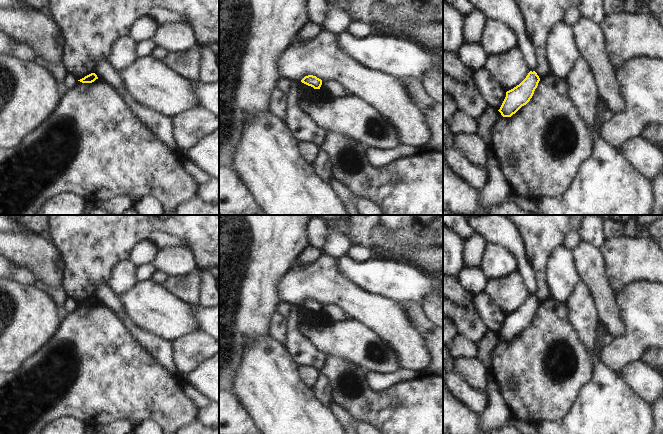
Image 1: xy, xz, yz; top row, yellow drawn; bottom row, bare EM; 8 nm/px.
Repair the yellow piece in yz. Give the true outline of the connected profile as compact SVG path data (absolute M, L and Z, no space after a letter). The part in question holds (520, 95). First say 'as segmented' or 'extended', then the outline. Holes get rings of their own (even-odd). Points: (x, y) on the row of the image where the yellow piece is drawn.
as segmented; M530 71L516 87L506 92L506 97L498 110L503 117L511 117L532 98L540 81L535 71Z

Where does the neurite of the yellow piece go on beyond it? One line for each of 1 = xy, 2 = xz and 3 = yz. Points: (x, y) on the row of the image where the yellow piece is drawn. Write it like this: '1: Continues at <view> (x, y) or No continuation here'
1: No continuation here
2: No continuation here
3: No continuation here

